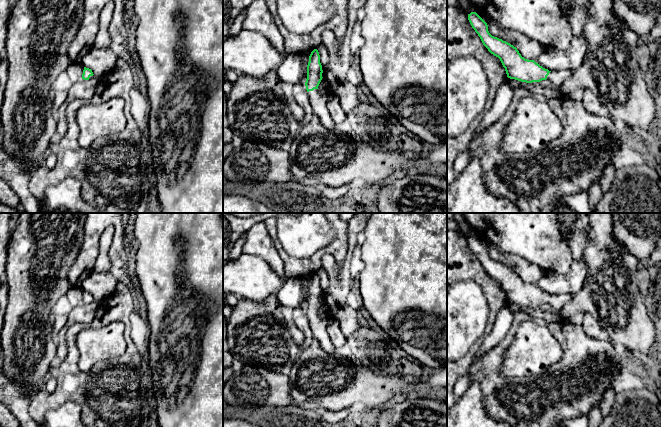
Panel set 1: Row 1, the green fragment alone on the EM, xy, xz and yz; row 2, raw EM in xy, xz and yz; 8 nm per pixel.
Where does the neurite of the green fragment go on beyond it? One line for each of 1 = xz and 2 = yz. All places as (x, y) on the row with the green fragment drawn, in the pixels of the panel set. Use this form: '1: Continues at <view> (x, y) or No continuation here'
1: Continues at xz (318, 102)
2: Continues at yz (558, 78)

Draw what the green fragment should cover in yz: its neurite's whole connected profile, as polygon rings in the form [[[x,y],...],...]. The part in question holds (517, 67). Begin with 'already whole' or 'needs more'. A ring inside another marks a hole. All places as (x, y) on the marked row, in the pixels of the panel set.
needs more; [[[476,12],[468,14],[468,20],[483,45],[491,54],[500,59],[508,78],[526,83],[547,79],[553,84],[561,86],[574,76],[574,72],[571,70],[549,71],[534,60],[525,59],[516,47],[492,36],[488,31],[487,23]]]

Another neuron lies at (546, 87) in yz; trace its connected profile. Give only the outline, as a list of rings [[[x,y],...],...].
[[[510,79],[510,85],[513,90],[516,88],[523,87],[529,89],[537,95],[543,94],[547,99],[558,97],[561,93],[563,93],[561,86],[555,85],[547,79],[542,80],[540,82],[532,83],[526,83],[515,79]]]

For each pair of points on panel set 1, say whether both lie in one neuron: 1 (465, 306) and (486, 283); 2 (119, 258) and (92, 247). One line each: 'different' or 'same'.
1: different
2: same

